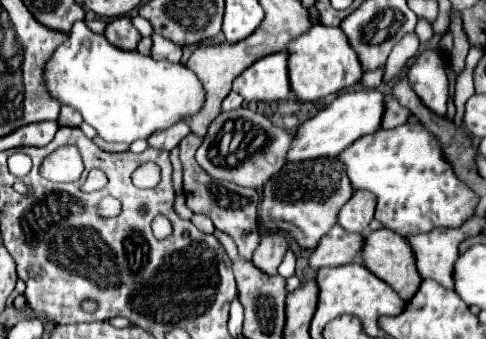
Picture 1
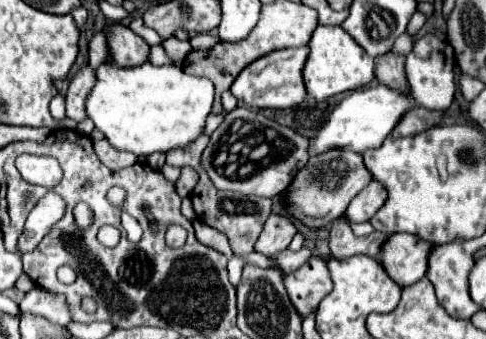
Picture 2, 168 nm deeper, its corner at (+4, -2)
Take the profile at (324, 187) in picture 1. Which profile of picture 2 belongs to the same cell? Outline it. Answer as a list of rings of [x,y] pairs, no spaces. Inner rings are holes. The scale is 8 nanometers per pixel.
[[[329,150],[317,156],[311,156],[307,166],[295,174],[295,182],[291,190],[287,190],[287,204],[289,214],[311,228],[327,226],[329,222],[337,220],[345,214],[349,202],[373,180],[371,172],[363,164],[363,156],[351,150]]]

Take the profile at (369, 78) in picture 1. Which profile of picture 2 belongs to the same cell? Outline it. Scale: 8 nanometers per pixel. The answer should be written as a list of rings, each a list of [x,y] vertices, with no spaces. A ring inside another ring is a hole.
[[[403,32],[403,34],[395,40],[393,50],[395,50],[395,54],[409,54],[409,50],[413,48],[413,44],[415,44],[415,36]]]

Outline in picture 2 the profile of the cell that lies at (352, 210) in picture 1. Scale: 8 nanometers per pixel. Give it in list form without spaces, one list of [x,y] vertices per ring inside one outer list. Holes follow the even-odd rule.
[[[373,180],[365,190],[361,190],[347,208],[349,222],[367,222],[387,200],[387,190],[381,182]]]

